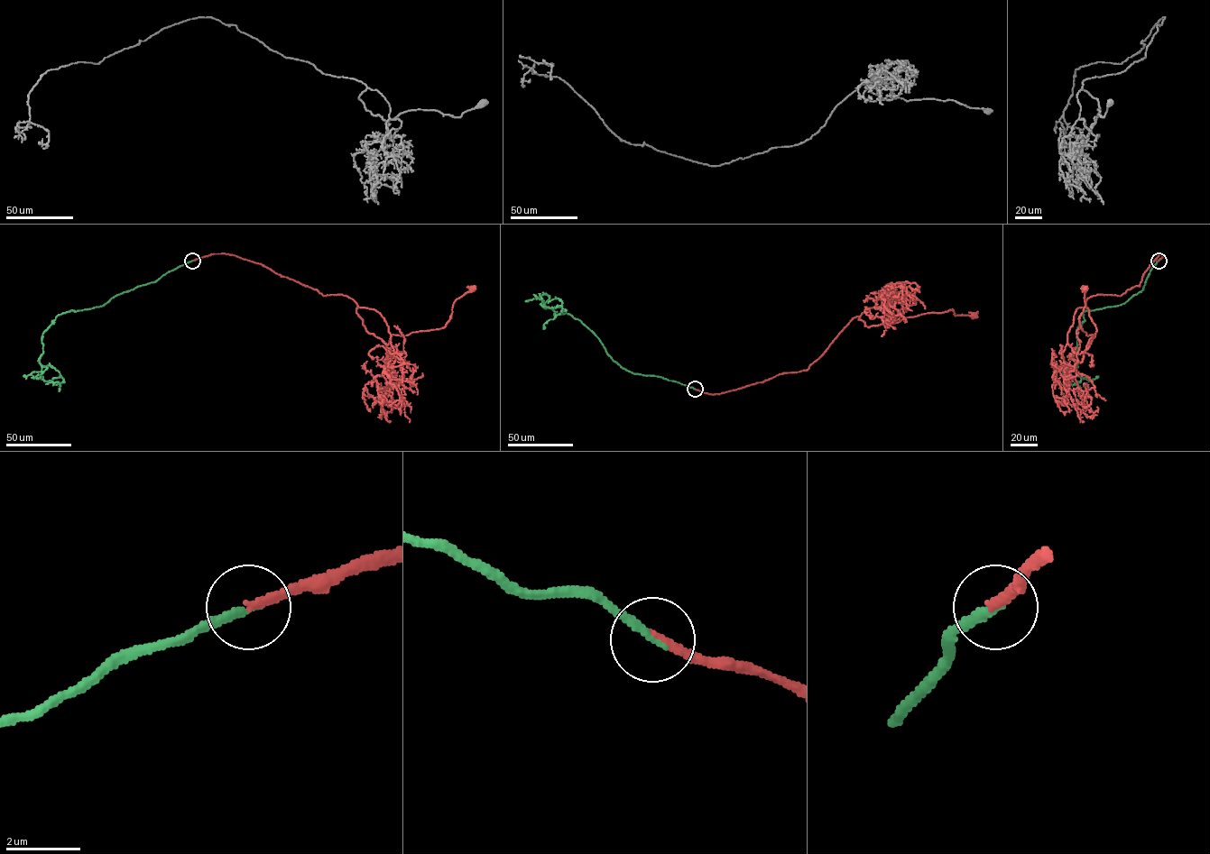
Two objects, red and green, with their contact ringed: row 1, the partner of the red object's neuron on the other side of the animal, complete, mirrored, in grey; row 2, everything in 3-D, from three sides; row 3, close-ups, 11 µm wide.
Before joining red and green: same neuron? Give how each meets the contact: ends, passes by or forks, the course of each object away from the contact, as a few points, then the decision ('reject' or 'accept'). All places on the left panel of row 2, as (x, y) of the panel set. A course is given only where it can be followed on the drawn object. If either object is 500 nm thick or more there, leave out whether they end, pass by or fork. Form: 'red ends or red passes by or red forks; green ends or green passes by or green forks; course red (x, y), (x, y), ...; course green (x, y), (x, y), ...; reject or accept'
red ends; green ends; course red (192, 261), (235, 255), (323, 296), (346, 295), (387, 349), (391, 335), (443, 328), (454, 302), (472, 288); course green (192, 261), (101, 306), (58, 315), (42, 335), (40, 362), (52, 366), (64, 381), (46, 384); accept

